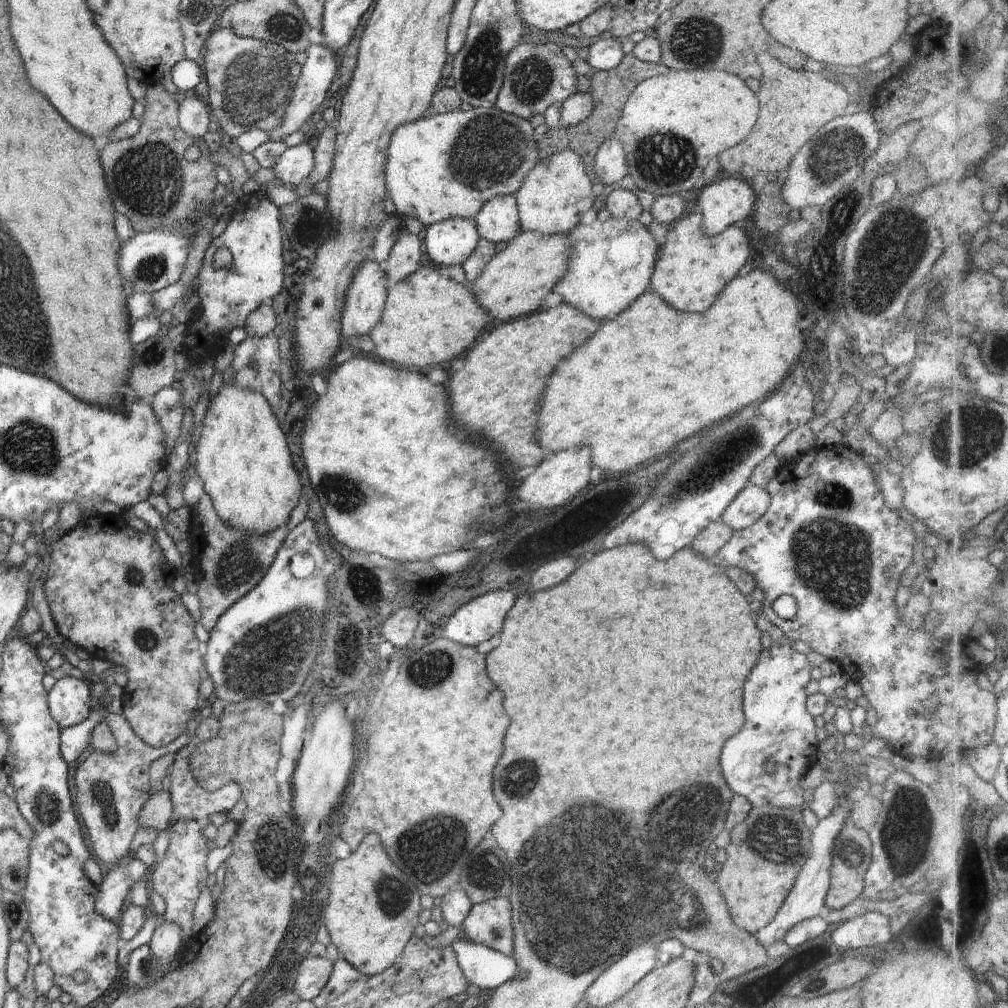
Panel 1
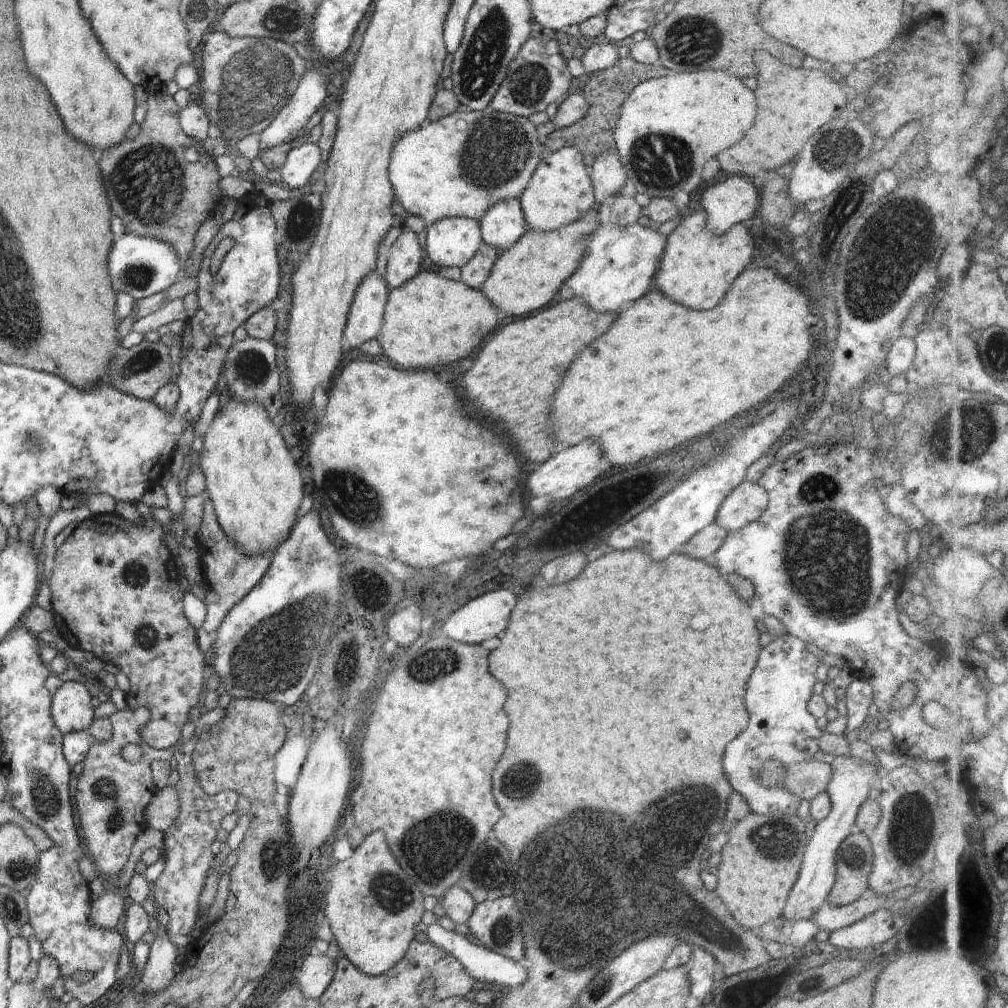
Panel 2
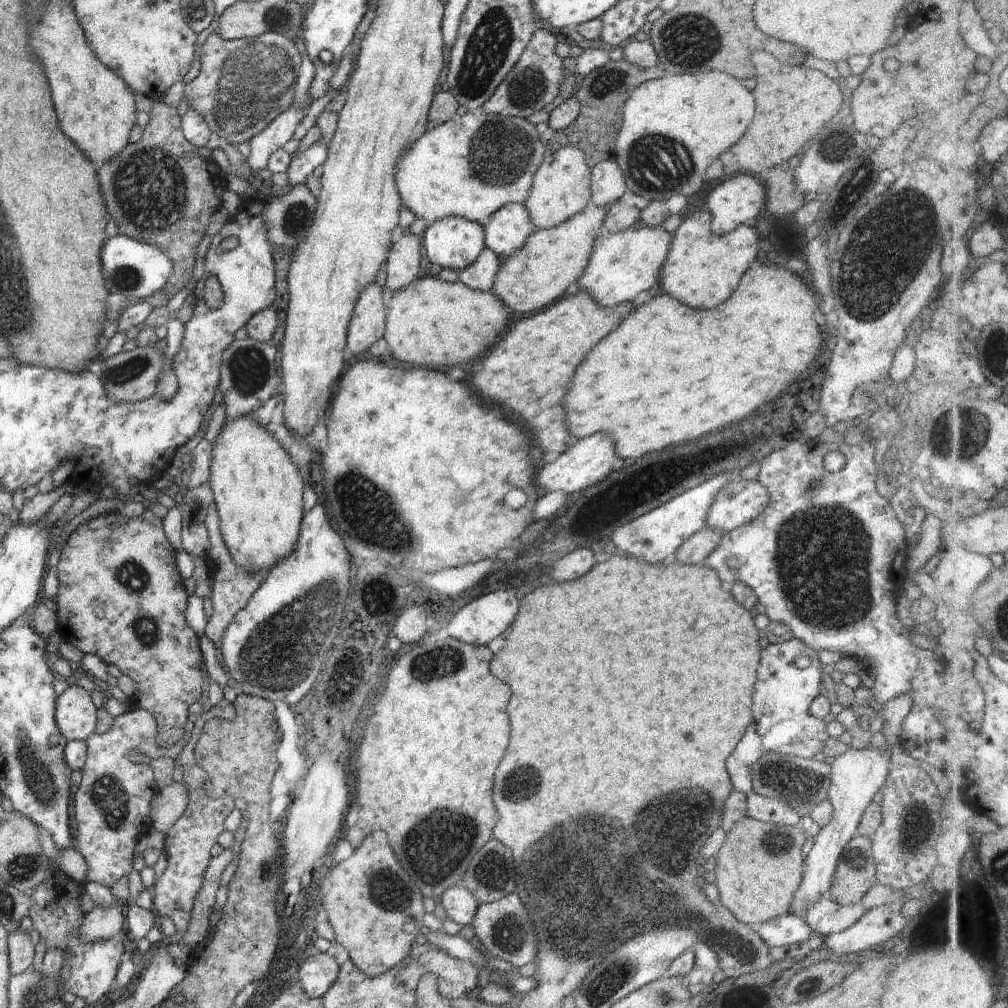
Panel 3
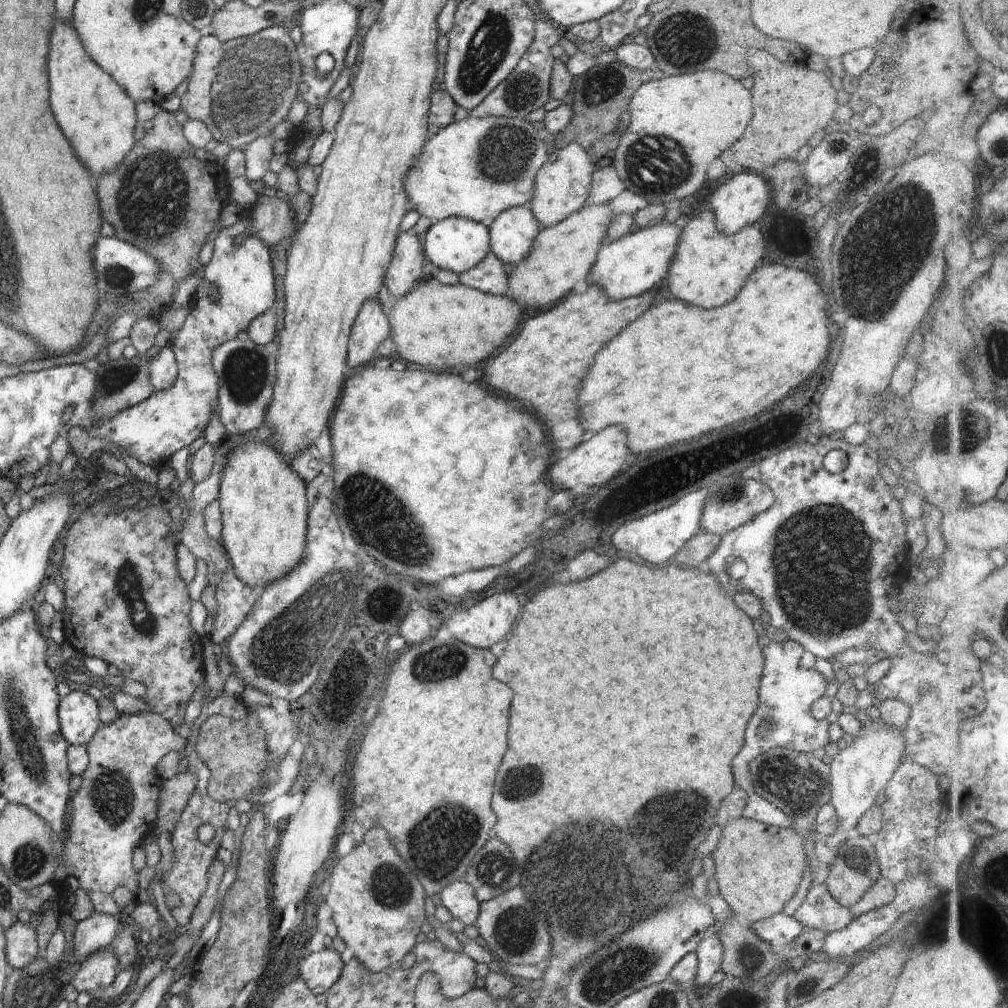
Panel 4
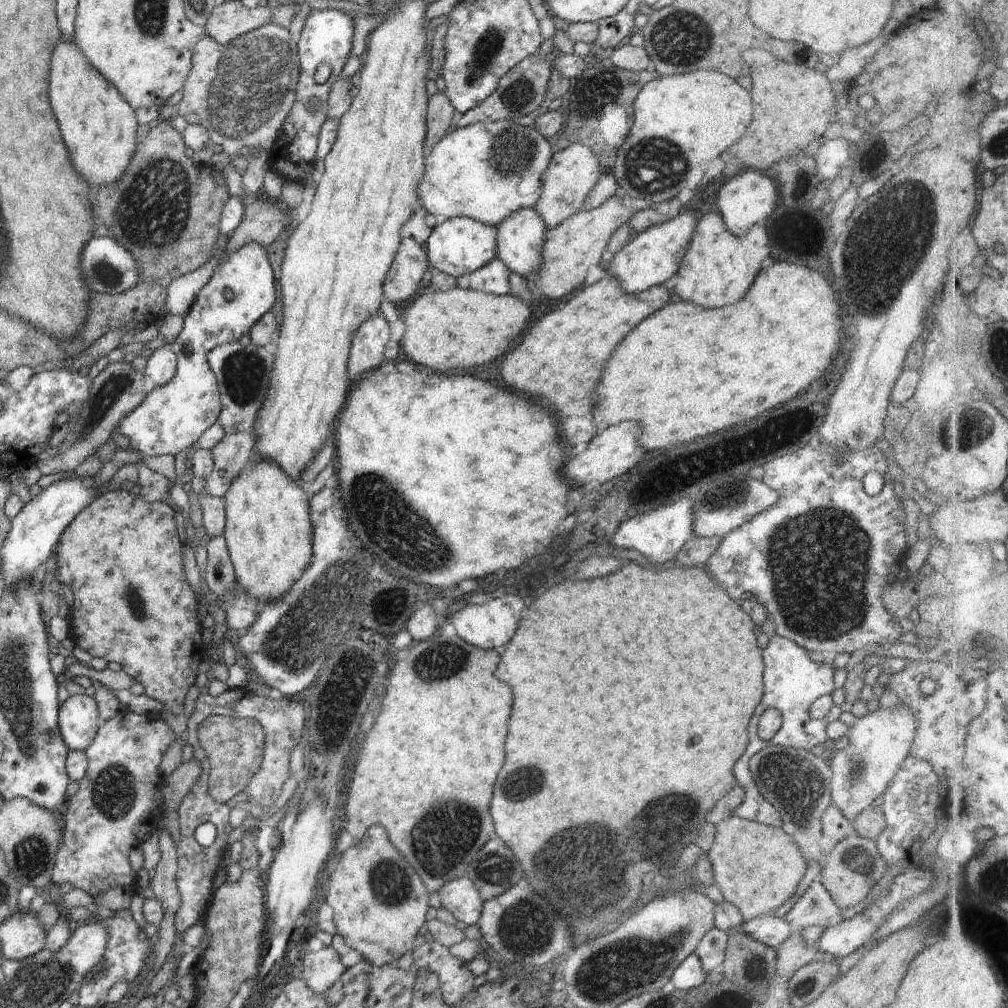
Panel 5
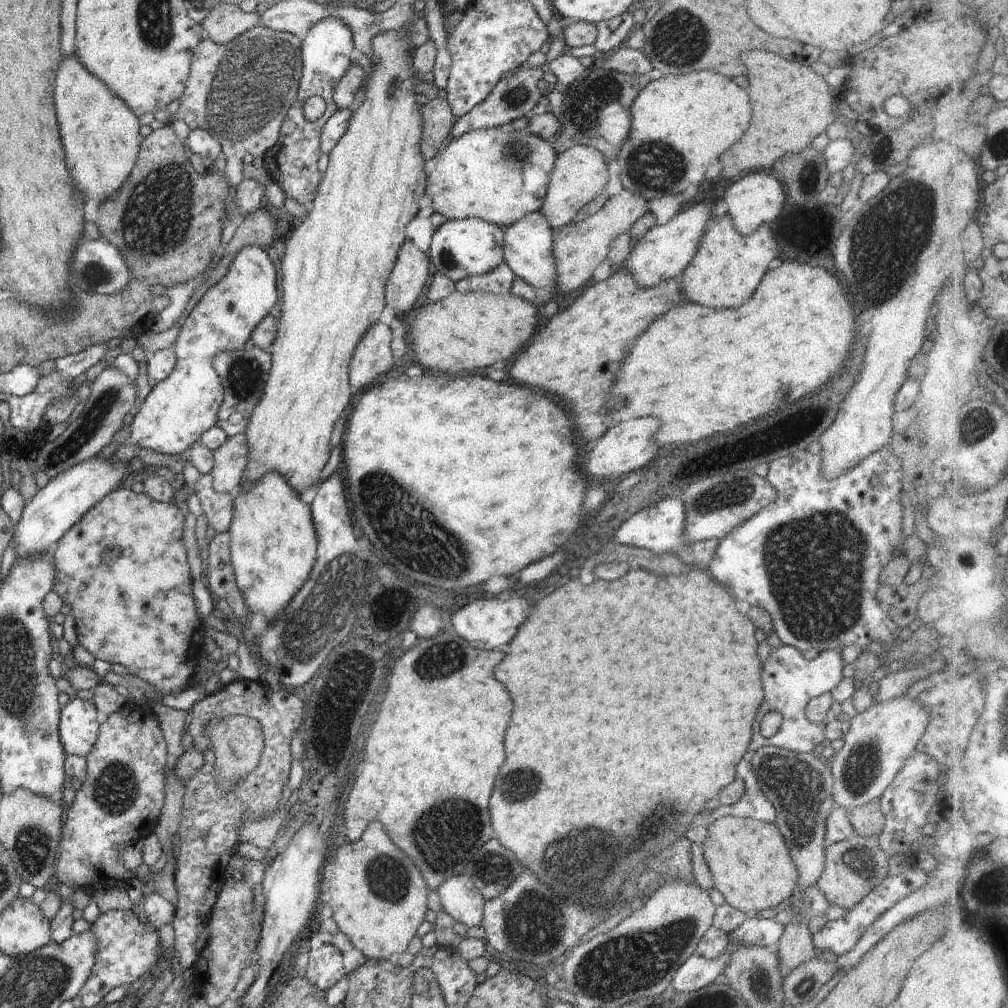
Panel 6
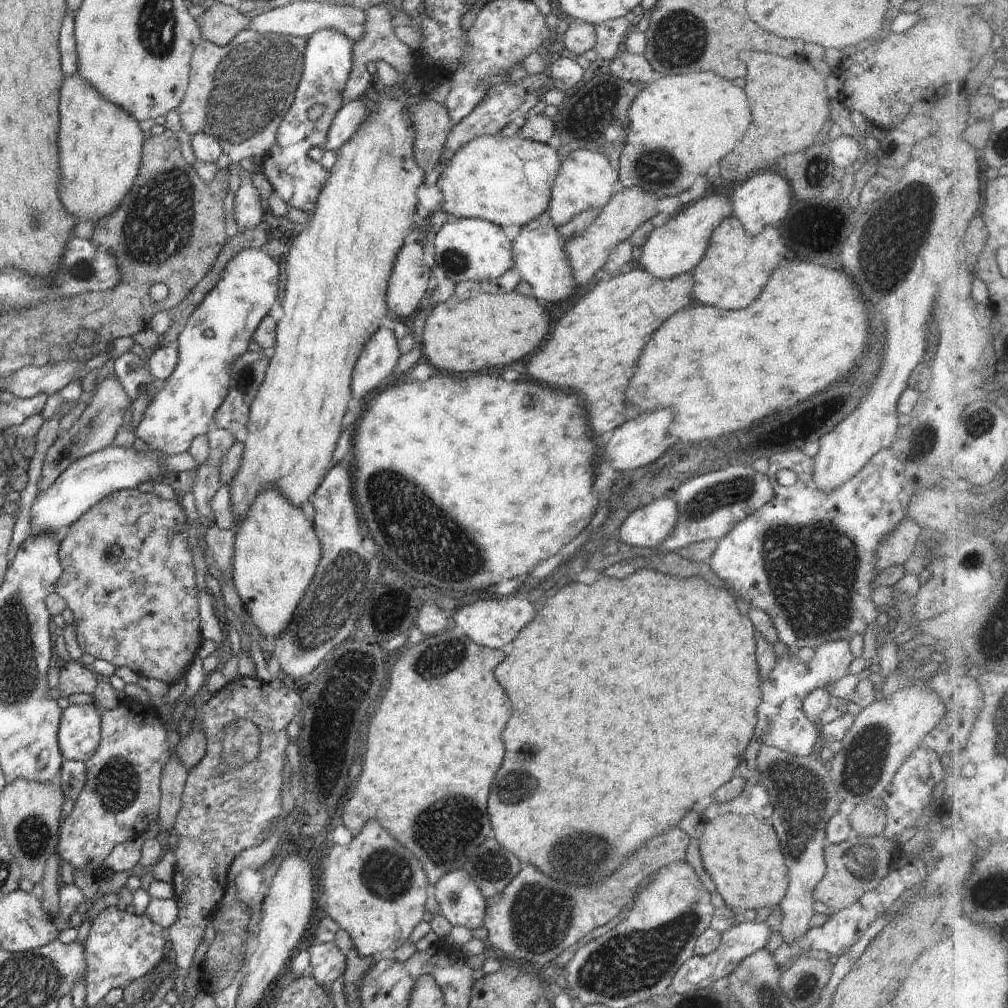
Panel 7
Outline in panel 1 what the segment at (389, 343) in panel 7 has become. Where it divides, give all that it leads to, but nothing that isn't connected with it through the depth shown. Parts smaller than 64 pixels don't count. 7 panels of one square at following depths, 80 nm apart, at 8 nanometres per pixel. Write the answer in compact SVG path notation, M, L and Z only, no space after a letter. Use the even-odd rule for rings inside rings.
M364 260L356 274L352 276L352 284L346 290L344 296L344 306L340 314L341 329L340 334L342 342L352 339L353 336L364 336L370 334L370 330L380 322L380 314L386 303L387 290L390 284L383 270L383 265L375 260Z

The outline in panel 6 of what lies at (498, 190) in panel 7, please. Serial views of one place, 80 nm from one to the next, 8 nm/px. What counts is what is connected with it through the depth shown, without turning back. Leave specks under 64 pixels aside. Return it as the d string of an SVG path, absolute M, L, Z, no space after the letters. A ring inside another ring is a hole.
M509 123L503 126L496 126L493 128L478 128L478 130L470 130L466 134L460 134L458 138L448 139L448 141L436 152L434 156L435 166L431 174L427 177L425 192L432 196L432 206L434 212L444 215L447 219L464 219L464 218L478 218L484 220L494 226L506 226L508 227L512 222L520 220L524 214L540 211L542 208L542 202L544 202L544 194L546 194L546 188L548 188L548 176L554 170L554 162L556 162L556 156L558 152L553 150L553 144L544 140L540 136L536 136L530 132L526 127L520 130L511 130Z

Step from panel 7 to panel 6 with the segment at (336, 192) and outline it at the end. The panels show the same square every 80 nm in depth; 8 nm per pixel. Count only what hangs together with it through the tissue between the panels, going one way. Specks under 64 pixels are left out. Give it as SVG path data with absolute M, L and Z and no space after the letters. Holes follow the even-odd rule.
M412 20L410 24L404 24L398 30L382 31L377 36L372 38L371 48L372 52L377 57L377 61L373 60L374 67L366 78L365 99L360 104L356 104L352 109L352 118L348 122L348 130L346 134L340 138L340 142L334 146L334 149L328 154L330 160L328 161L328 169L322 175L316 197L313 199L314 206L308 212L307 217L302 220L299 226L292 232L290 239L284 245L284 254L282 259L282 316L277 322L277 330L275 340L272 346L272 364L270 374L260 402L256 404L256 408L250 414L250 422L246 428L245 436L248 440L248 462L246 470L243 475L243 480L239 486L244 490L248 490L248 486L254 486L254 482L258 482L266 472L274 470L278 472L298 494L302 494L309 487L316 487L318 478L324 466L330 457L330 436L334 430L334 422L336 418L343 415L342 410L345 410L349 403L354 398L350 392L349 380L349 365L350 358L354 356L356 344L360 342L360 338L366 334L366 330L370 326L374 326L379 322L379 316L387 302L385 301L385 285L392 268L396 263L396 258L402 244L406 240L406 226L414 220L419 212L419 199L425 193L427 182L427 175L424 167L424 156L420 149L420 142L422 140L422 104L417 102L418 93L415 90L414 78L418 75L414 70L413 58L414 48L410 46L409 34L412 32L410 27L415 24L417 20Z

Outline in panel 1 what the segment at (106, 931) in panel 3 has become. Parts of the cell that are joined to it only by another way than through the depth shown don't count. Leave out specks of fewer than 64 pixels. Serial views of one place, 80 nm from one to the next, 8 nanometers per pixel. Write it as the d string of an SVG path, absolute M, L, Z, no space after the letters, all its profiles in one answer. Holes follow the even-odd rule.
M122 858L98 887L96 912L104 914L104 918L108 920L117 921L121 917L122 905L132 886L149 872L150 868L138 858Z

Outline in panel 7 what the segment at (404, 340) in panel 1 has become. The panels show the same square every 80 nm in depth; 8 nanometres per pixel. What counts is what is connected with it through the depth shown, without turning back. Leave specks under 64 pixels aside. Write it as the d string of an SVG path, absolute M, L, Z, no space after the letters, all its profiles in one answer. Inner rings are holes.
M517 290L506 294L480 293L470 300L458 300L458 297L450 297L447 301L437 303L431 310L424 324L422 336L422 356L424 361L430 364L434 370L446 370L456 374L466 372L480 372L488 370L490 364L512 364L528 354L532 354L540 344L544 344L550 334L551 321L548 316L548 308L538 306L534 296L527 297Z

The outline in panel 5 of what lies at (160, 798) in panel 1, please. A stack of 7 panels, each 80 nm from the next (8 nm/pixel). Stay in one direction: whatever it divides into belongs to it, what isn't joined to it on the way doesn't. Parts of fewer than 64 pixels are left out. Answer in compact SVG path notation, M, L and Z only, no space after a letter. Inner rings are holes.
M191 759L184 762L165 778L165 786L162 790L164 796L163 822L159 828L164 826L164 830L170 834L174 844L180 841L180 828L178 821L178 810L186 794L190 794L194 784L201 776L201 766L196 760Z

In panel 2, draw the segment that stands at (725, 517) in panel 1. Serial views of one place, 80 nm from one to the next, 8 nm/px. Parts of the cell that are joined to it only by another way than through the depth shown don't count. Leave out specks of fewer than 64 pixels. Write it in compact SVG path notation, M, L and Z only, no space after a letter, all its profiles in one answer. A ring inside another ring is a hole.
M744 481L722 502L714 523L724 530L739 530L760 519L768 507L769 497L764 488Z

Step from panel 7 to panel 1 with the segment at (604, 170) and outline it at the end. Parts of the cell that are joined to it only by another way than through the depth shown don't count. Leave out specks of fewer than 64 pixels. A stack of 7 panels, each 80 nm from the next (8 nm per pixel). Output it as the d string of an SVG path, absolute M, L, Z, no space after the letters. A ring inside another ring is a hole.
M562 150L539 160L522 180L514 195L520 231L556 236L569 234L588 210L598 207L600 200L592 192L593 184L586 175L580 158L572 150Z

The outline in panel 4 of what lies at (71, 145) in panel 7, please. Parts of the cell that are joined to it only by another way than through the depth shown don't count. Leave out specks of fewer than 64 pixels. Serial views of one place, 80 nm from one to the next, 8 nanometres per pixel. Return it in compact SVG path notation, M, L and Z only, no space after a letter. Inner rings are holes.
M71 22L55 24L48 52L52 112L82 164L94 174L112 172L135 145L136 103L90 58Z

